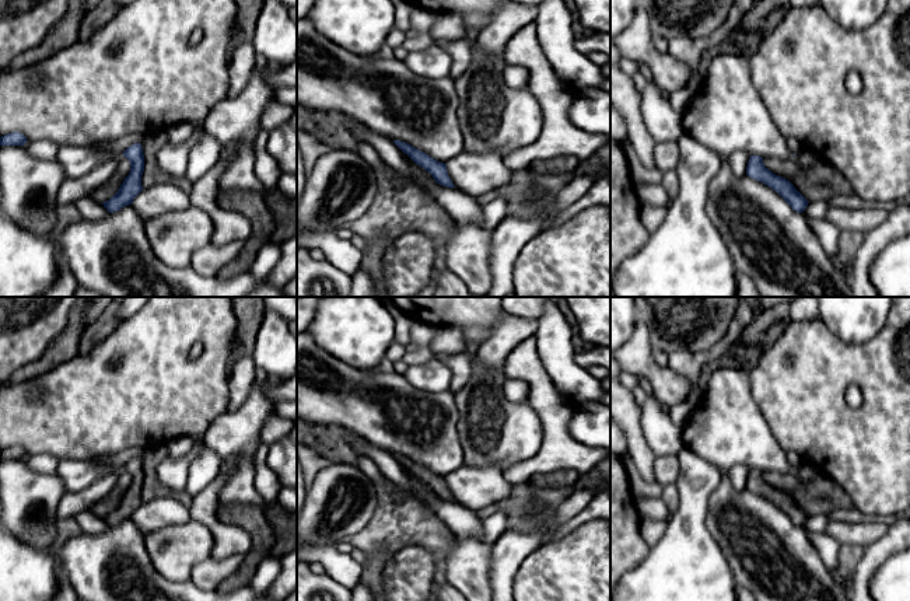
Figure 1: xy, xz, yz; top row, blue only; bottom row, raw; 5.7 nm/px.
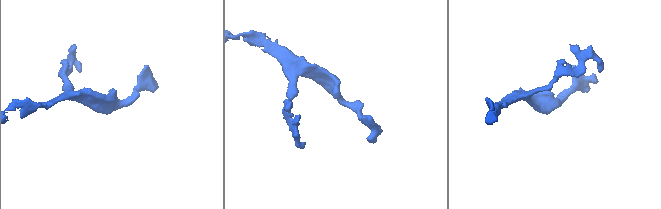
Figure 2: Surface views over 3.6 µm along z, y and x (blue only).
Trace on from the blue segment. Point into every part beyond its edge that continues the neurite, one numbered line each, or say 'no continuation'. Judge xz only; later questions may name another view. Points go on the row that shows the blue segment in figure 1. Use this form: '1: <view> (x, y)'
no continuation

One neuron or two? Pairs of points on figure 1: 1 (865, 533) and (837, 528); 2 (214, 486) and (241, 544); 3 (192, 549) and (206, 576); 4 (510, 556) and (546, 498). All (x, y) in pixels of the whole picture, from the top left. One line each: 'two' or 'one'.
1: one
2: one
3: two
4: one

